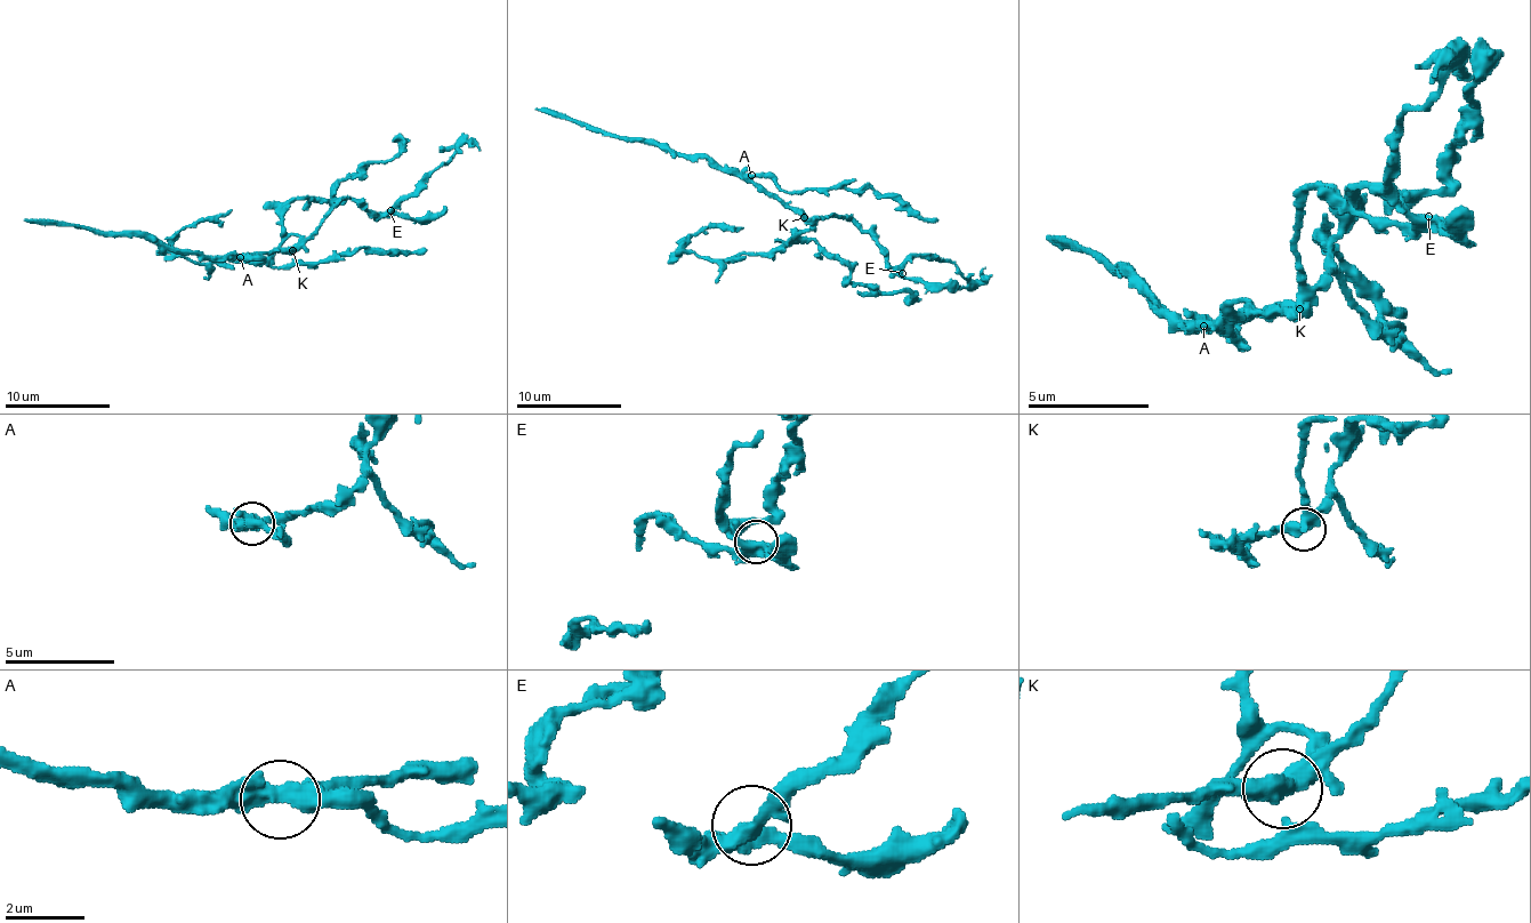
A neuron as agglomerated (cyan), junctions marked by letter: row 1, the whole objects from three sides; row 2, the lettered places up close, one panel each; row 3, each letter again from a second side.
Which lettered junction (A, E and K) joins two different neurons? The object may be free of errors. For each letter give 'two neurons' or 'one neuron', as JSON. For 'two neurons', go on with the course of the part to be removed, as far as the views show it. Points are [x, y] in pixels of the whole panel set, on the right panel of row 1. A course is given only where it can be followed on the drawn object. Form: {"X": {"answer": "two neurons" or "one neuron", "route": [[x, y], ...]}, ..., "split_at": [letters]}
{"A": {"answer": "one neuron"}, "E": {"answer": "one neuron"}, "K": {"answer": "one neuron"}, "split_at": []}

